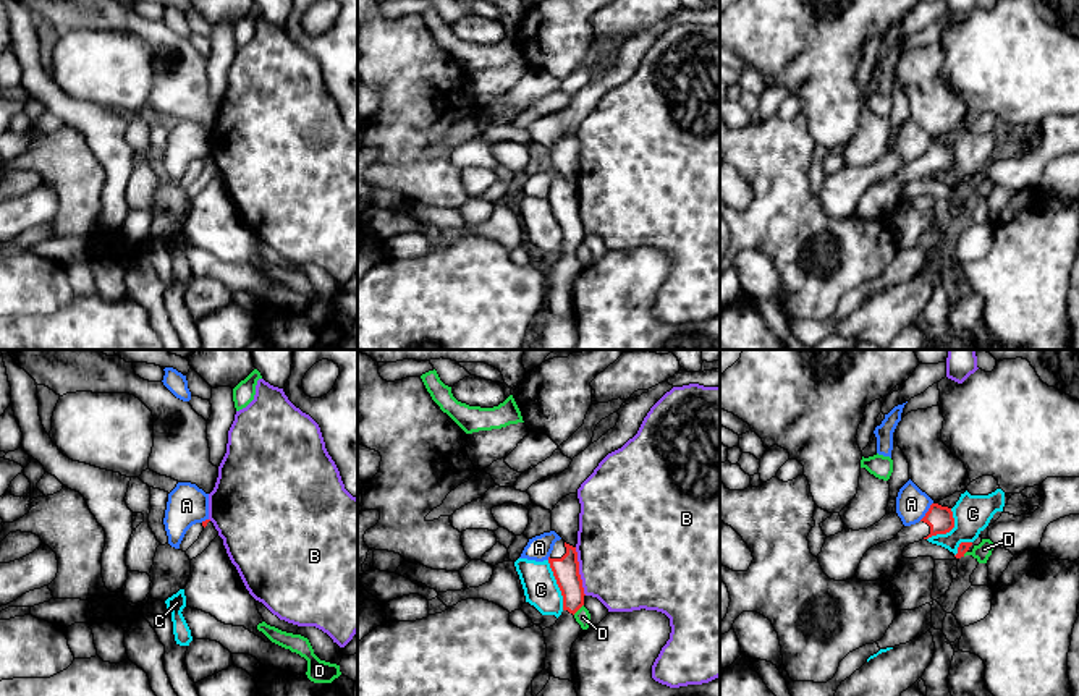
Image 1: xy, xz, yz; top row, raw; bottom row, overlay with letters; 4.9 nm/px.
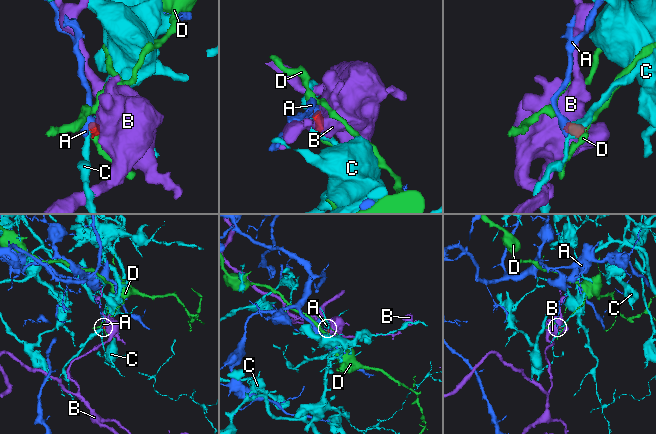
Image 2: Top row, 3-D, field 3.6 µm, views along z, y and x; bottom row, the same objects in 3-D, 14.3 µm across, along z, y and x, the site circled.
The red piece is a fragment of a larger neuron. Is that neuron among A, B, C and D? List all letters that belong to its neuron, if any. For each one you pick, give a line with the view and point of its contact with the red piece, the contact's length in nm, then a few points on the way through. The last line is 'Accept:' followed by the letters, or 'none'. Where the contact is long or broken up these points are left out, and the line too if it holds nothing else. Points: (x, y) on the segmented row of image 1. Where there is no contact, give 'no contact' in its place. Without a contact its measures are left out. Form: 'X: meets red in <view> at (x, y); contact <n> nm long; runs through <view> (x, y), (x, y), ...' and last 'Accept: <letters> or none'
Accept: none

